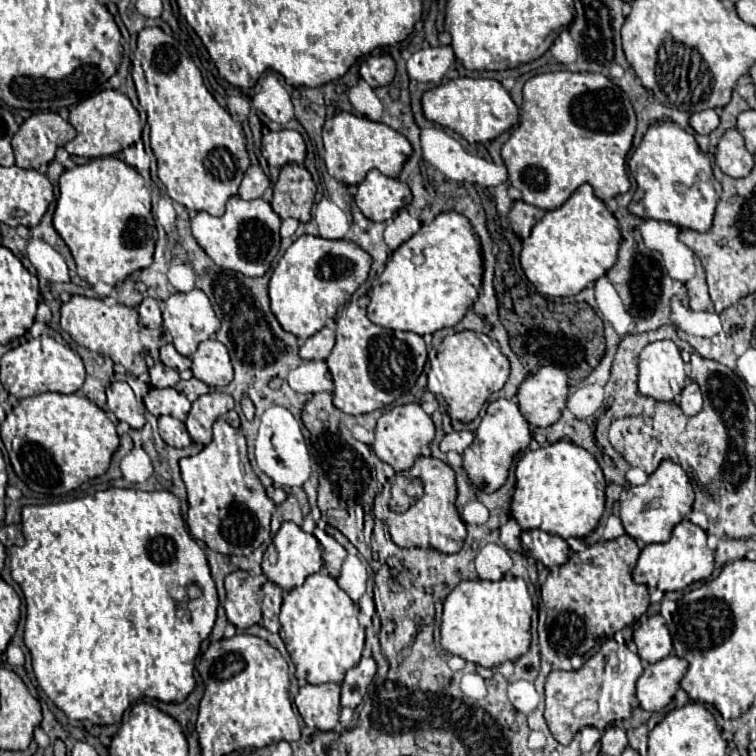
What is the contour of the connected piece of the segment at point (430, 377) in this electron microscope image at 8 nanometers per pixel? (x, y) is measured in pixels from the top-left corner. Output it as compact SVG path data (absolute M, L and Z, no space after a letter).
M474 330L450 334L442 340L440 348L433 348L430 352L435 353L428 353L427 389L435 395L439 405L445 407L452 420L460 420L464 424L472 422L480 414L490 394L500 390L510 376L510 362L500 352L498 342Z

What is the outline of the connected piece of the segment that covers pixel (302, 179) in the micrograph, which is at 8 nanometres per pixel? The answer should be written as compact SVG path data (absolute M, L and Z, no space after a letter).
M288 164L280 170L280 178L274 184L272 210L284 218L296 218L298 222L310 222L310 210L316 196L316 184L304 166Z

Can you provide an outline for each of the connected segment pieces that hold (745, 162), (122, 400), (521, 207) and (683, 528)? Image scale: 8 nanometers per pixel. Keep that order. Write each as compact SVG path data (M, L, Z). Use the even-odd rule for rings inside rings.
M728 130L720 138L714 160L720 170L732 178L744 178L754 166L754 156L744 148L744 138L738 130Z
M112 382L106 388L106 398L108 398L108 410L114 412L114 416L120 422L130 424L132 428L142 428L144 426L144 414L134 398L132 388L126 382Z
M516 200L514 208L510 210L510 226L518 238L530 236L532 226L544 216L544 212L532 204L526 204L524 200Z
M682 520L674 526L672 538L664 544L648 544L634 568L634 582L646 584L652 588L660 588L662 592L674 592L684 590L686 586L710 578L714 570L714 554L706 546L706 532L692 524L690 520Z

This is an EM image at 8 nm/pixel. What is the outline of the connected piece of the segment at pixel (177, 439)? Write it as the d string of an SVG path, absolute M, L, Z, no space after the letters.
M160 416L158 418L158 428L160 428L160 436L168 446L174 448L186 448L192 444L192 438L184 426L184 422L170 418L170 416Z

